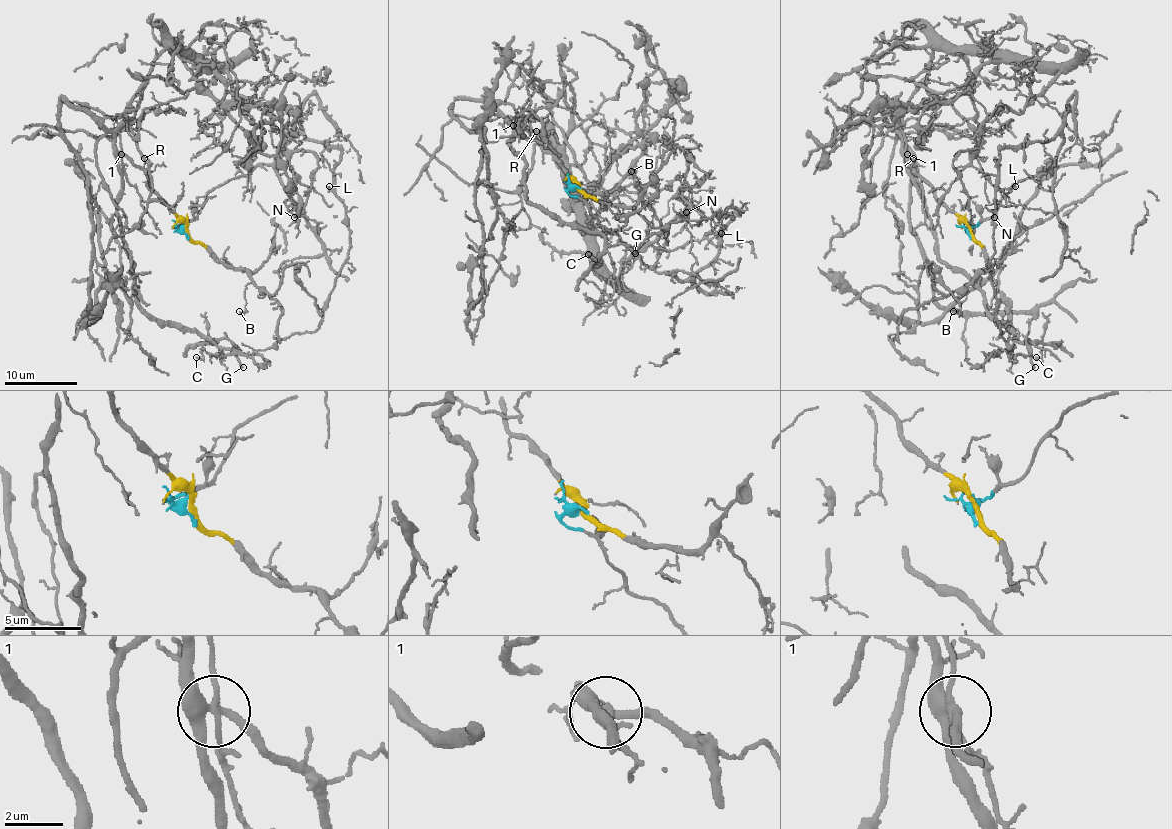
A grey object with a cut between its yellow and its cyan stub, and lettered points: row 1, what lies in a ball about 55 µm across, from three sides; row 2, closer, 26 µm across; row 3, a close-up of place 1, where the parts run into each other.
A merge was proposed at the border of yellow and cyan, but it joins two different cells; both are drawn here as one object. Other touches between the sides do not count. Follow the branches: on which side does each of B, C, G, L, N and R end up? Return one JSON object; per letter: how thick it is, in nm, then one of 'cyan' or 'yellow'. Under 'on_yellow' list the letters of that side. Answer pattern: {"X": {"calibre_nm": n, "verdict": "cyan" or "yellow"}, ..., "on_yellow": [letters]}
{"B": {"calibre_nm": 100, "verdict": "yellow"}, "C": {"calibre_nm": 120, "verdict": "yellow"}, "G": {"calibre_nm": 170, "verdict": "yellow"}, "L": {"calibre_nm": 130, "verdict": "cyan"}, "N": {"calibre_nm": 130, "verdict": "cyan"}, "R": {"calibre_nm": 120, "verdict": "yellow"}, "on_yellow": ["B", "C", "G", "R"]}

